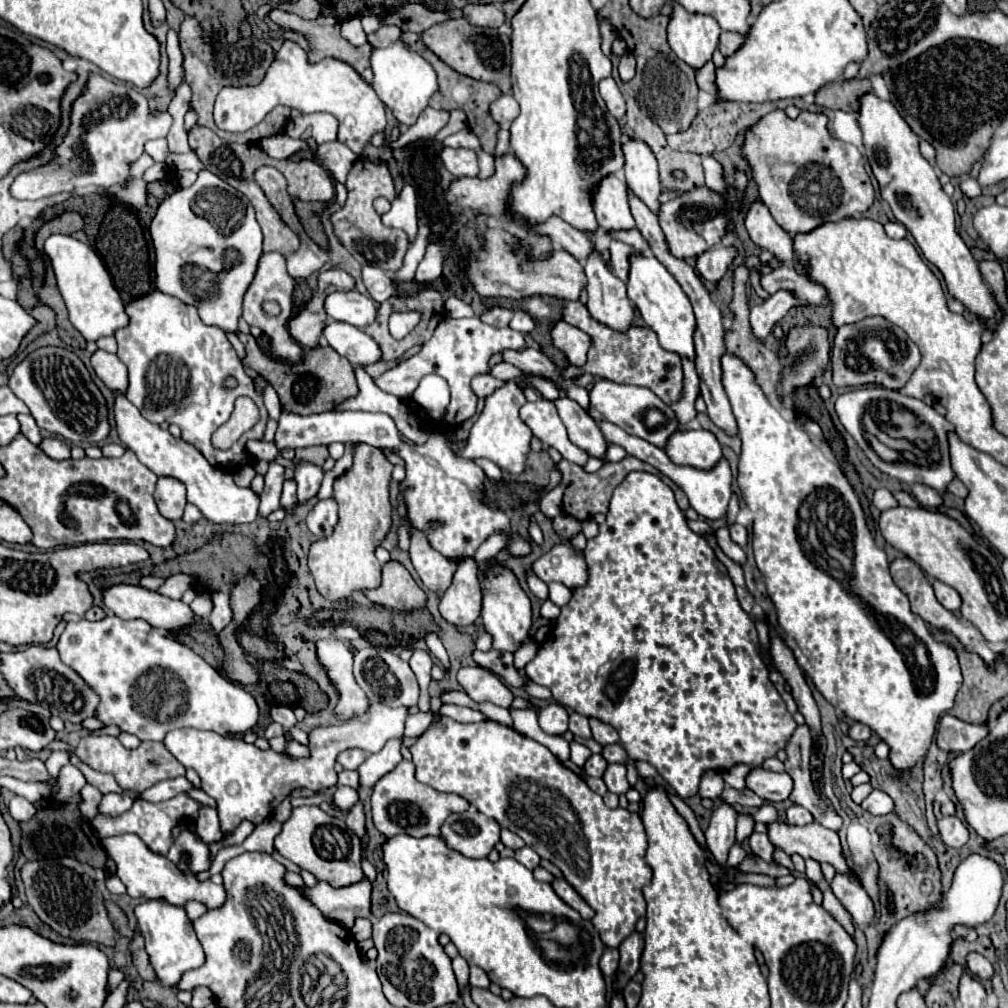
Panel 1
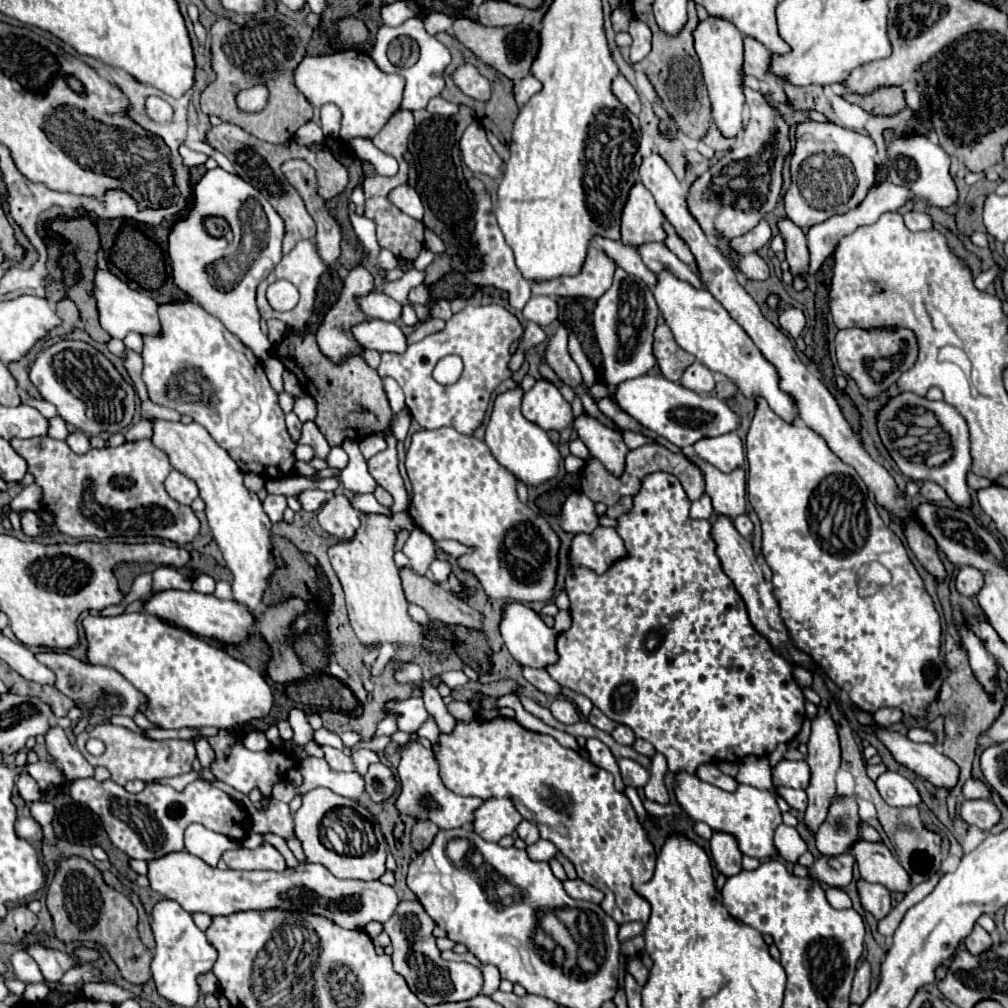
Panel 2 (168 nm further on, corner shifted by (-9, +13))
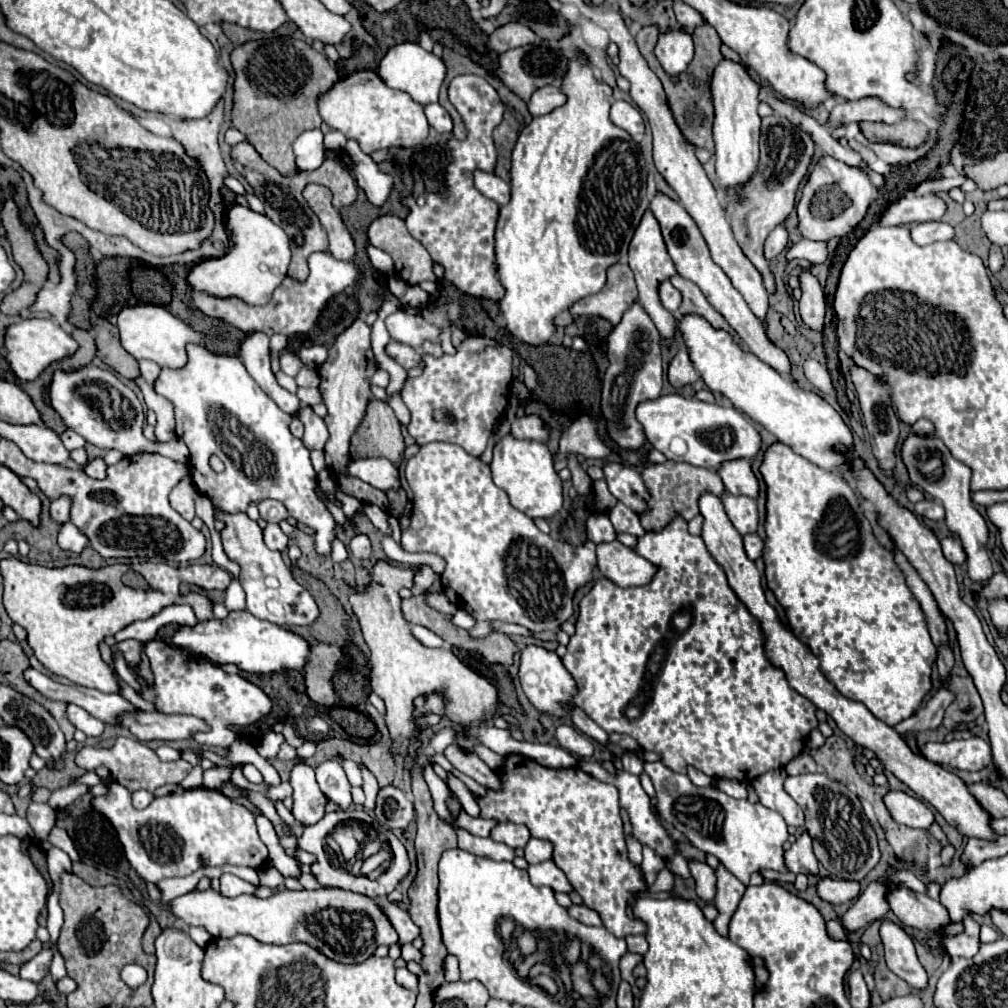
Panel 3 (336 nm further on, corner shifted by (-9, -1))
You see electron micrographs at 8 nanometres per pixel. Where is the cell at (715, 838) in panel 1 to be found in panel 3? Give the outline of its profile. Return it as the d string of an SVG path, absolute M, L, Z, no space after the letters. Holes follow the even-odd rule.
M719 863L719 867L715 869L715 877L717 877L717 895L713 903L719 911L719 917L713 923L717 931L725 935L729 915L733 915L733 911L737 909L737 903L741 901L741 895L745 893L745 885L723 863Z

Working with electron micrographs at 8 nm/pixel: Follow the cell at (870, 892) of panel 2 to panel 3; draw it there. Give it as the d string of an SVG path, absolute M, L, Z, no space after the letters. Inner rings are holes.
M885 917L881 919L879 935L881 935L881 941L883 941L887 967L895 975L905 979L911 987L923 989L927 985L927 973L917 959L913 939L903 931L901 925L897 925L897 923L893 923Z

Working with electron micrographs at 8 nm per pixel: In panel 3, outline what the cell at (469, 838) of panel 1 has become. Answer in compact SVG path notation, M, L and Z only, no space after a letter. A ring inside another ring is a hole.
M503 821L503 823L497 823L495 829L491 831L491 839L493 841L501 841L509 847L525 847L525 843L529 841L529 829L525 825L517 825L517 823L509 823L509 821Z

